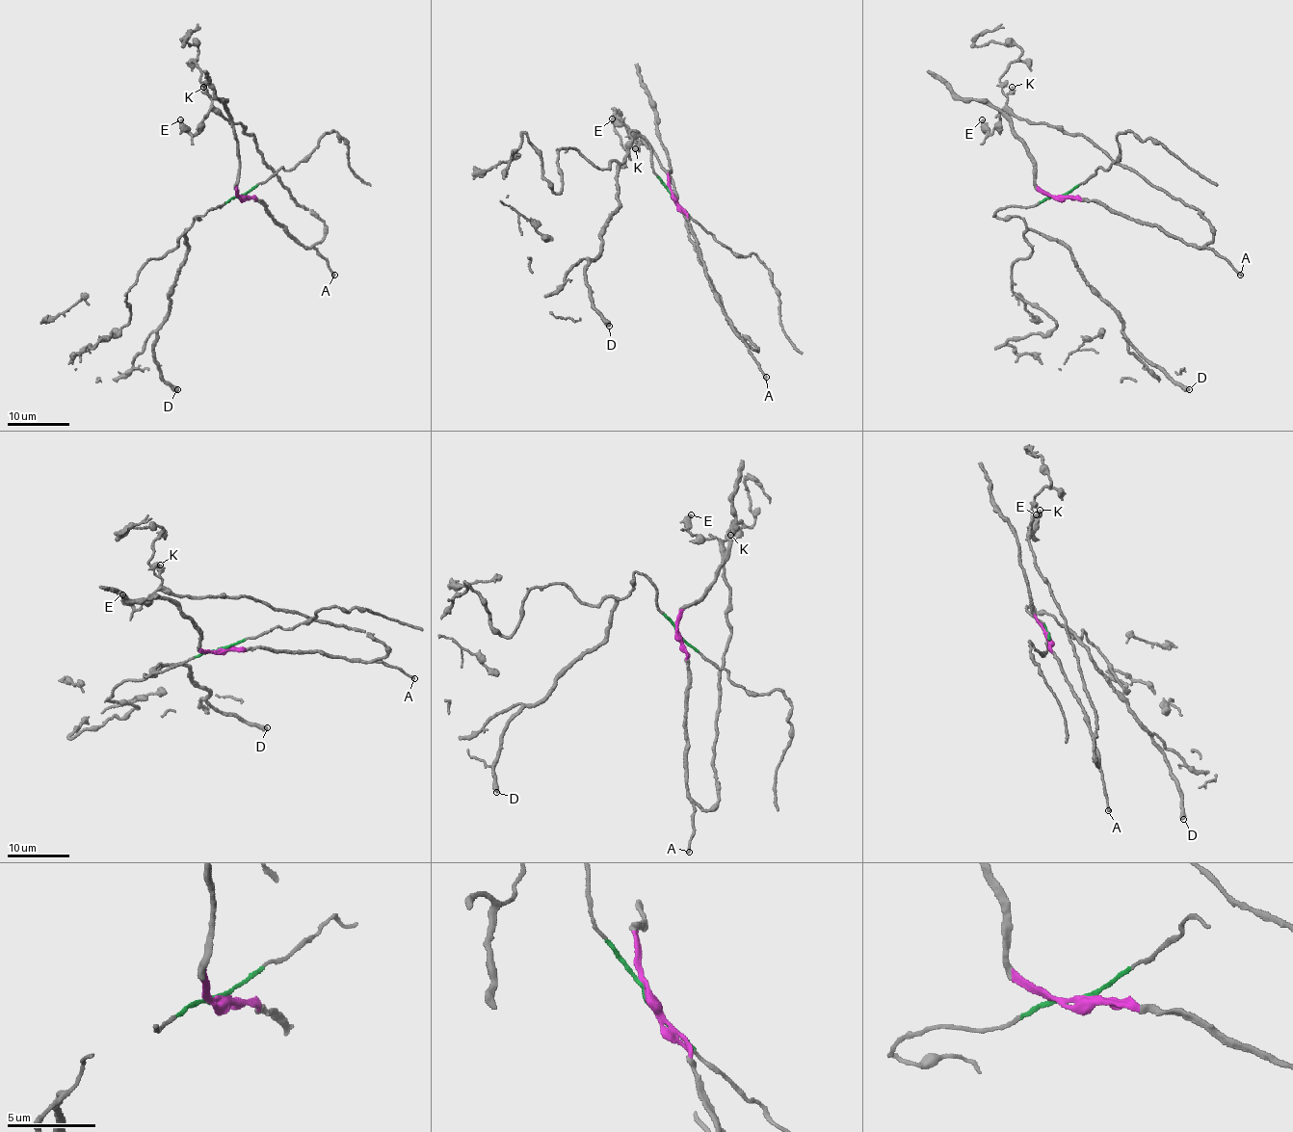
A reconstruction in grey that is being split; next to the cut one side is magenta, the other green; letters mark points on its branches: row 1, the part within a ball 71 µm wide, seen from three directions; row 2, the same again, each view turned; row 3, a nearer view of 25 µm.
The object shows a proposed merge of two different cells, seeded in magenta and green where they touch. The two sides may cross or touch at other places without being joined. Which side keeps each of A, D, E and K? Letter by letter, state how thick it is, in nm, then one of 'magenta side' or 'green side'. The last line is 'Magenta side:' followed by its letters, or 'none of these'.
A: 240 nm thick; magenta side
D: 440 nm thick; green side
E: 400 nm thick; magenta side
K: 360 nm thick; magenta side
Magenta side: A, E, K

